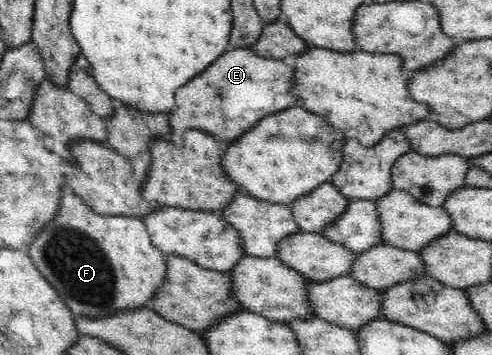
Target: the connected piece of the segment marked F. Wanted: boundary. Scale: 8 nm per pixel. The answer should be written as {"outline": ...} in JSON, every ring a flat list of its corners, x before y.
{"outline":[[68,184,63,187,57,216,35,237,28,256,73,315,100,319,118,311,149,307,155,291,168,277,167,255,154,248,143,218,96,214]]}

